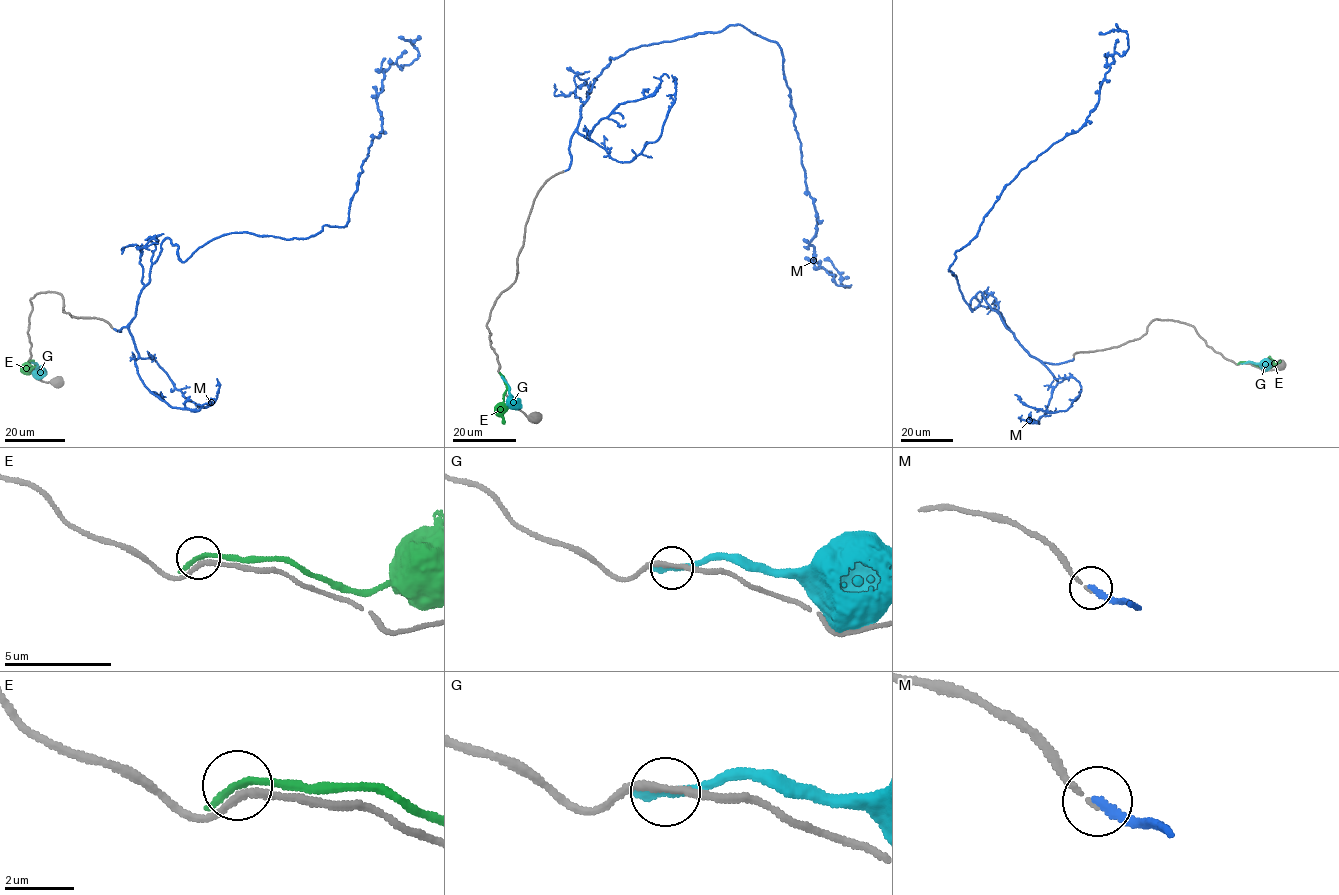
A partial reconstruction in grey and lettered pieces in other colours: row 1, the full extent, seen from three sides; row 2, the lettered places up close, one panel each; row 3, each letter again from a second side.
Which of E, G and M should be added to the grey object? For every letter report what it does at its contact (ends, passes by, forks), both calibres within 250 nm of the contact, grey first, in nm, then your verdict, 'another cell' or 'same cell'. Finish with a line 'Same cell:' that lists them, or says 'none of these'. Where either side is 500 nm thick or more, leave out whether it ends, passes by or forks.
E: it ends; calibres 200 and 300 nm; another cell
G: it ends; calibres 200 and 380 nm; another cell
M: it ends; calibres 130 and 200 nm; same cell
Same cell: M

